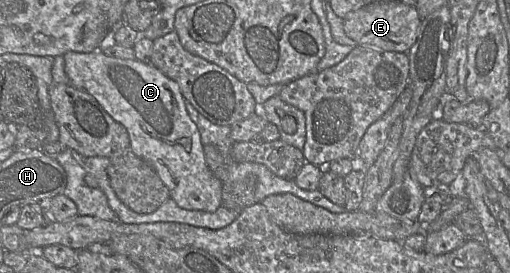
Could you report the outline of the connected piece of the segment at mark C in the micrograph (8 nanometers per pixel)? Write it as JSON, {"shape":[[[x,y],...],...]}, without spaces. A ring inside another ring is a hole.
{"shape":[[[101,50],[89,53],[75,51],[64,55],[65,73],[70,84],[92,95],[103,109],[128,131],[130,150],[148,162],[170,191],[170,197],[187,210],[216,211],[222,204],[222,182],[209,169],[204,146],[197,125],[186,108],[186,100],[179,85],[151,63],[135,59],[120,59],[107,56]]]}

